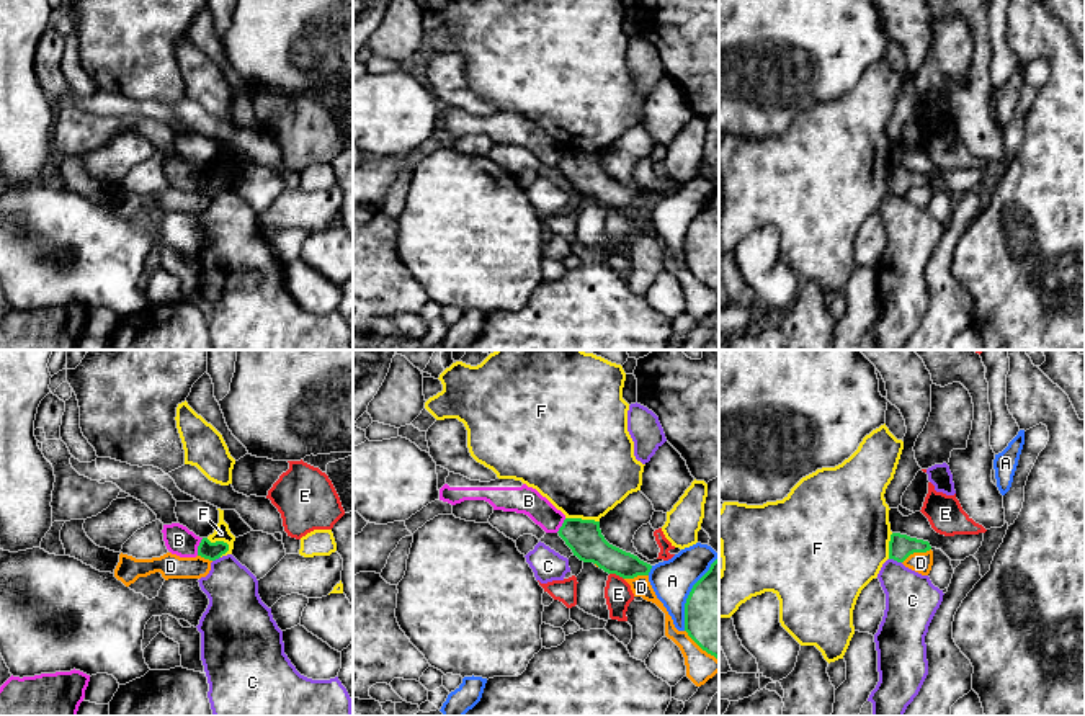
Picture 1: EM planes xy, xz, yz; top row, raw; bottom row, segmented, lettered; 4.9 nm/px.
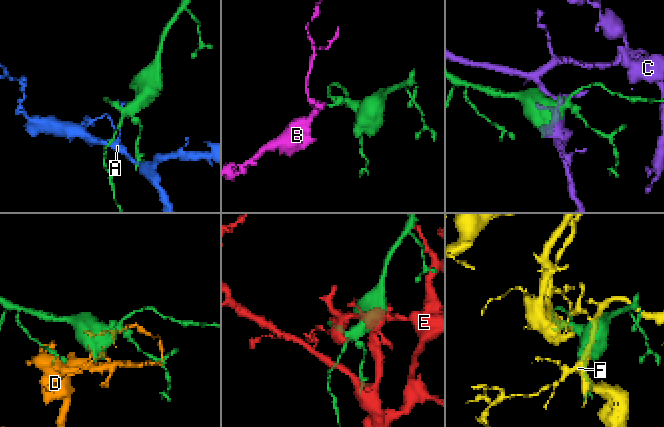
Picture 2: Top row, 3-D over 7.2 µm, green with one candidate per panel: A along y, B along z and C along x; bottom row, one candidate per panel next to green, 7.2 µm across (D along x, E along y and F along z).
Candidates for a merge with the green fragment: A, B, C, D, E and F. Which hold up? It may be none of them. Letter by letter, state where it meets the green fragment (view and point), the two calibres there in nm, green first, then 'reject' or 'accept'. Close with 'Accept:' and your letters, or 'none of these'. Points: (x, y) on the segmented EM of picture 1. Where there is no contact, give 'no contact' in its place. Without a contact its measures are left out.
A: xz (690, 592) | 340/200 nm | reject
B: xy (198, 546) | 90/140 nm | reject
C: yz (896, 559) | 120/260 nm | reject
D: yz (915, 551) | 120/100 nm | reject
E: xz (616, 574) | 180/140 nm | reject
F: xy (219, 541) | 90/80 nm | reject
Accept: none of these

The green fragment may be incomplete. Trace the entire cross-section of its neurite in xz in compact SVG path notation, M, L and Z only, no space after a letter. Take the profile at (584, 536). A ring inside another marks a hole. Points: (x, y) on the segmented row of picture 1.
M565 518L559 528L559 536L583 562L593 562L608 574L616 574L623 579L649 575L652 566L641 561L637 556L626 553L609 544L600 530L600 521Z

